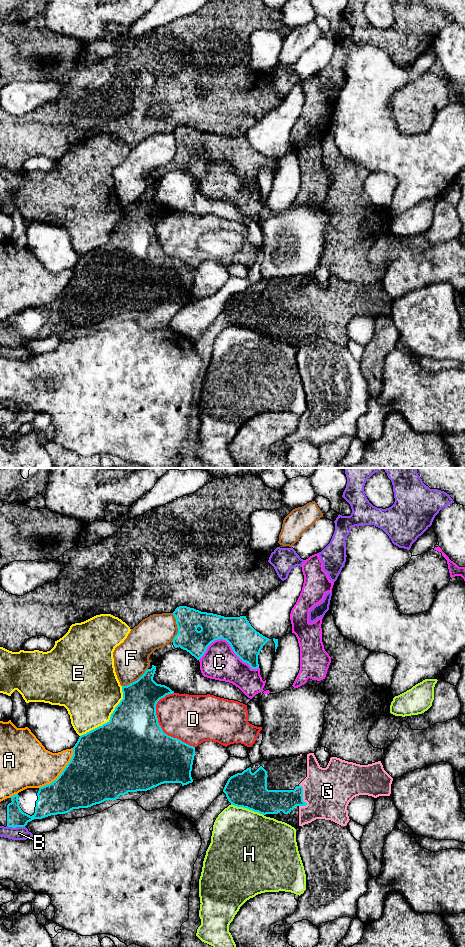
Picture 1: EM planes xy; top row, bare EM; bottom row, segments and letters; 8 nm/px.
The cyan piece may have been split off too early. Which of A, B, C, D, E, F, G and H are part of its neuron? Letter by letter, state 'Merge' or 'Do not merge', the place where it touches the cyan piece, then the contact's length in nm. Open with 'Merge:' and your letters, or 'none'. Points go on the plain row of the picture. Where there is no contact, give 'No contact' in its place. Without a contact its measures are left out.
Merge: G
A: Do not merge. Touches cyan at xy (62, 292). Shared border 420 nm
B: Do not merge. Touches cyan at xy (16, 346). Shared border 140 nm
C: Do not merge. Touches cyan at xy (229, 163). Shared border 480 nm
D: Do not merge. Touches cyan at xy (161, 248). Shared border 480 nm
E: Do not merge. Touches cyan at xy (110, 237). Shared border 550 nm
F: Do not merge. Touches cyan at xy (177, 147). Shared border 240 nm
G: Merge. Touches cyan at xy (302, 315). Shared border 190 nm
H: Do not merge. Touches cyan at xy (247, 328). Shared border 280 nm

